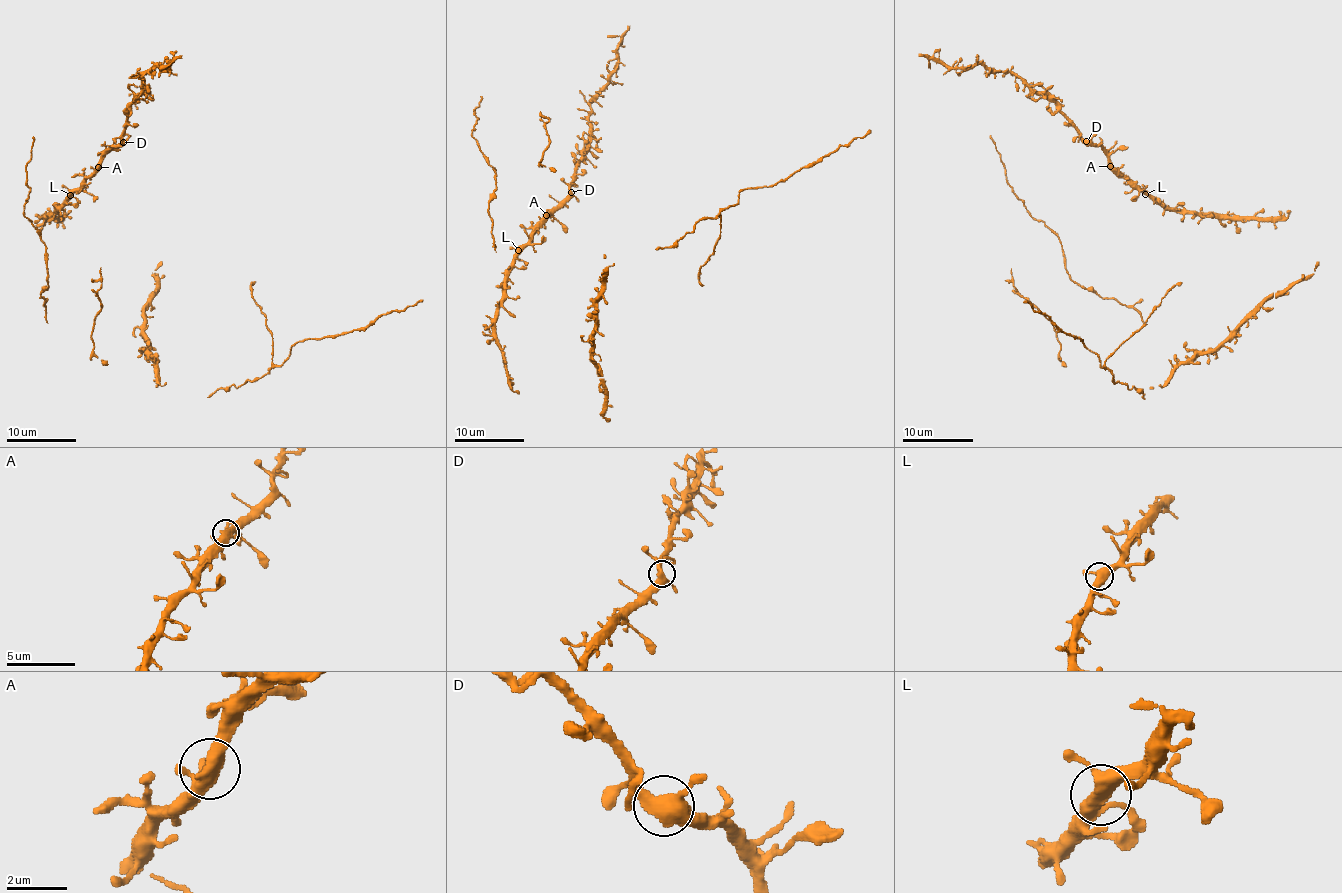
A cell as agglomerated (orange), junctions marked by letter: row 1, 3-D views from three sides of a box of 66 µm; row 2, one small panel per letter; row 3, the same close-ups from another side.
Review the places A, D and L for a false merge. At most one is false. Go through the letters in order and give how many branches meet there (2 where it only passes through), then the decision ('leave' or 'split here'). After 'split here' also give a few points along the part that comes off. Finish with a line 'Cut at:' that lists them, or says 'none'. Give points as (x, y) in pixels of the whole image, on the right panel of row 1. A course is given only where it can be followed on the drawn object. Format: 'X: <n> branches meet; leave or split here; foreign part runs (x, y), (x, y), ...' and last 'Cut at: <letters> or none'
A: 3 branches meet; leave
D: 3 branches meet; leave
L: 3 branches meet; leave
Cut at: none

